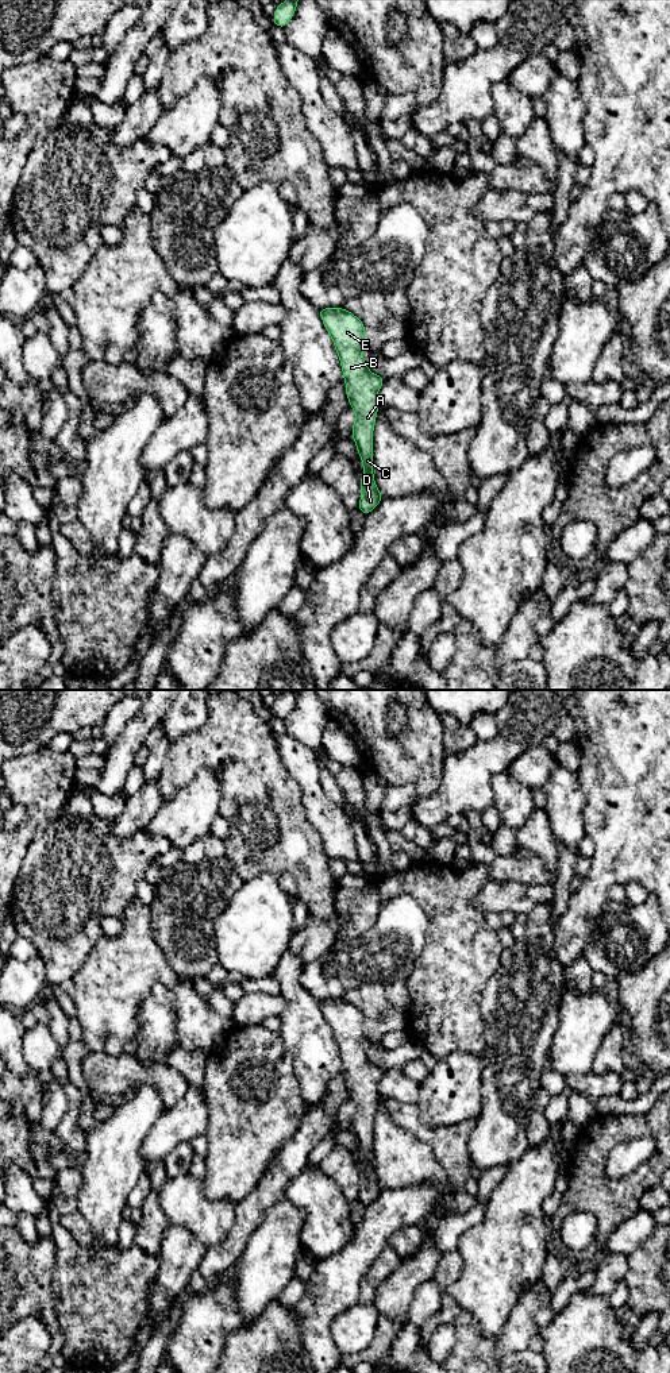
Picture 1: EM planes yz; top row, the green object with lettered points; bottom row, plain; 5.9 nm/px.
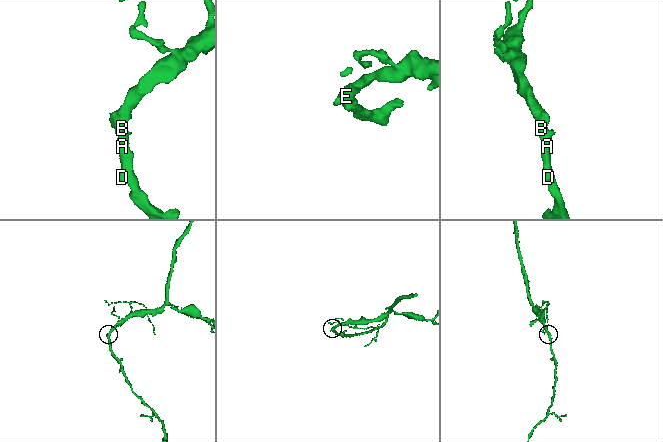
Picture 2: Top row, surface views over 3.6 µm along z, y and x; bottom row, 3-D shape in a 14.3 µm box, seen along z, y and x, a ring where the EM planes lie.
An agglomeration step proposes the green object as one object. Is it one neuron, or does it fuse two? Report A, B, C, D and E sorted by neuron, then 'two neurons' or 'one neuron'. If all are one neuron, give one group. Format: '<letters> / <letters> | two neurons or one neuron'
A B C D E | one neuron

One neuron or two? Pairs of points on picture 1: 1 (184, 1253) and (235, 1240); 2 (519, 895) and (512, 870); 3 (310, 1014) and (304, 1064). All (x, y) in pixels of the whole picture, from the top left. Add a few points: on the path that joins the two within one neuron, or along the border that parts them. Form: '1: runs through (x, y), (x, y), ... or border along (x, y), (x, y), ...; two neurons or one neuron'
1: border along (205, 1249), (197, 1268); two neurons
2: border along (491, 880), (547, 884); two neurons
3: runs through (308, 1026), (308, 1052); one neuron

